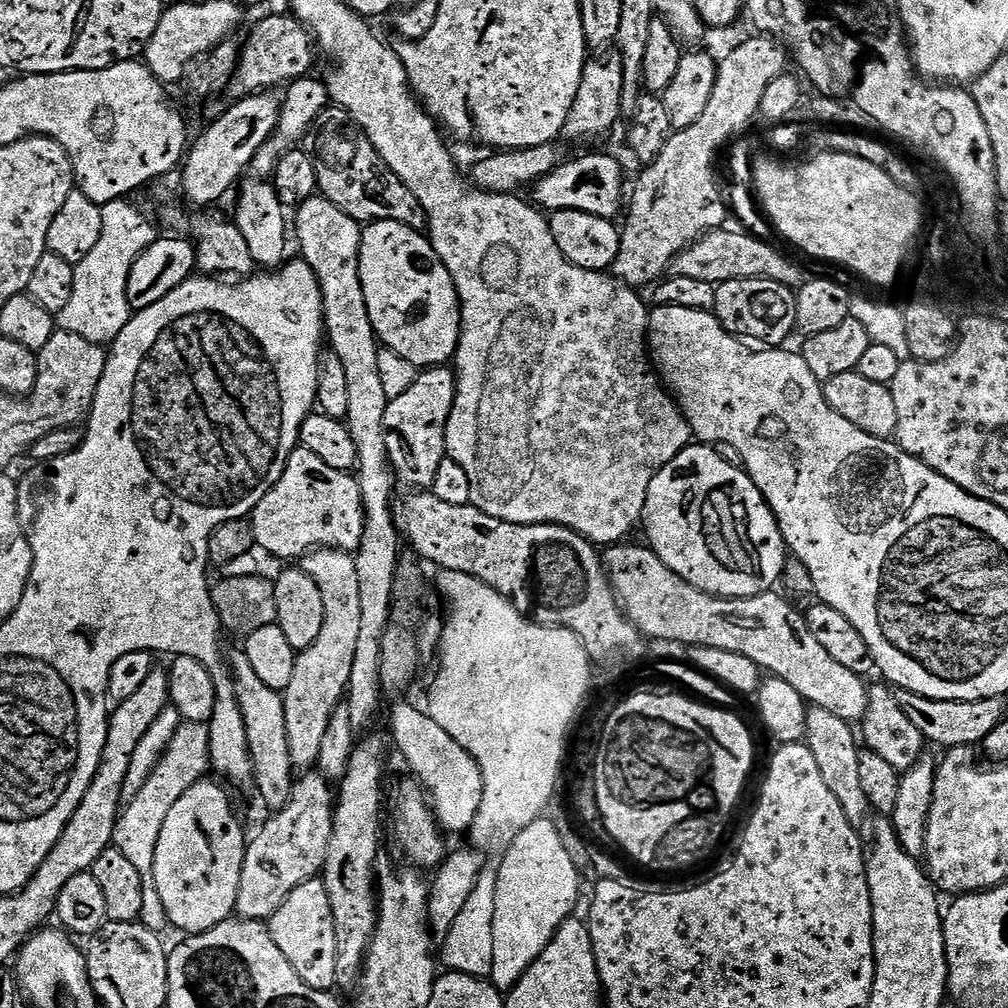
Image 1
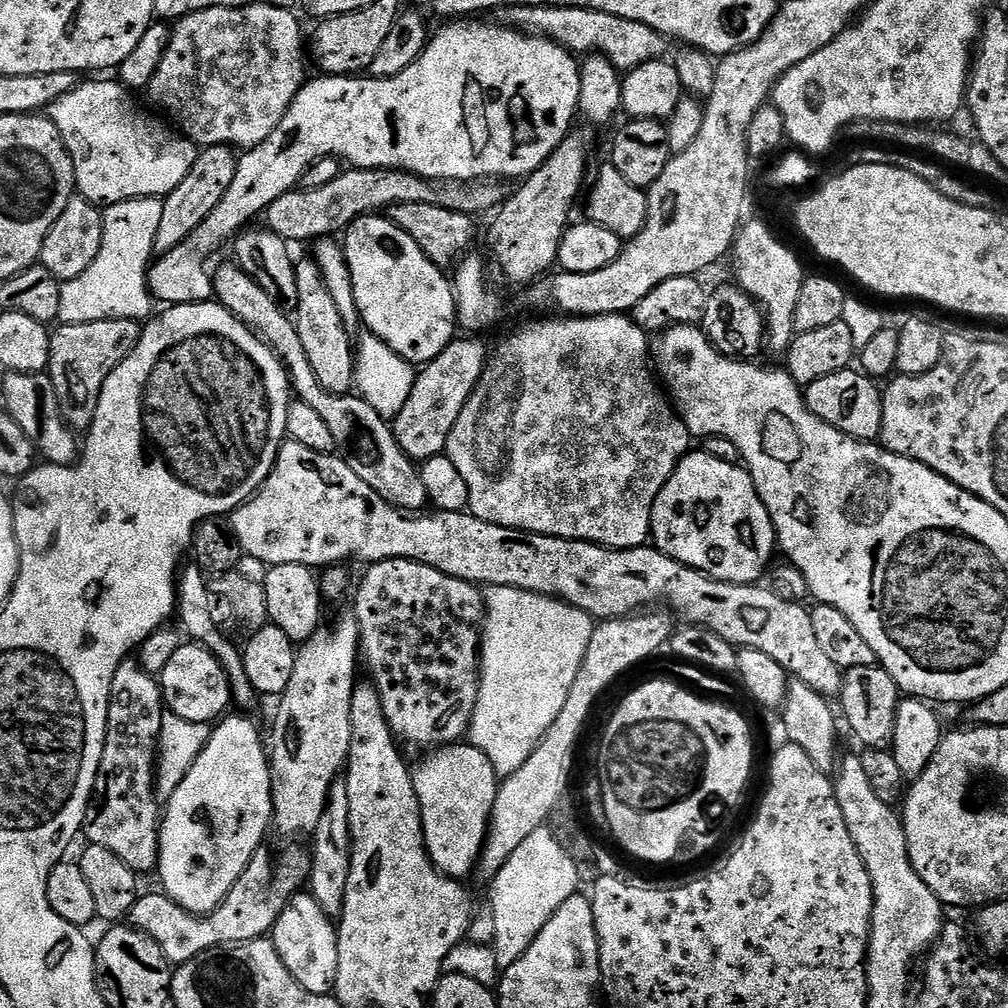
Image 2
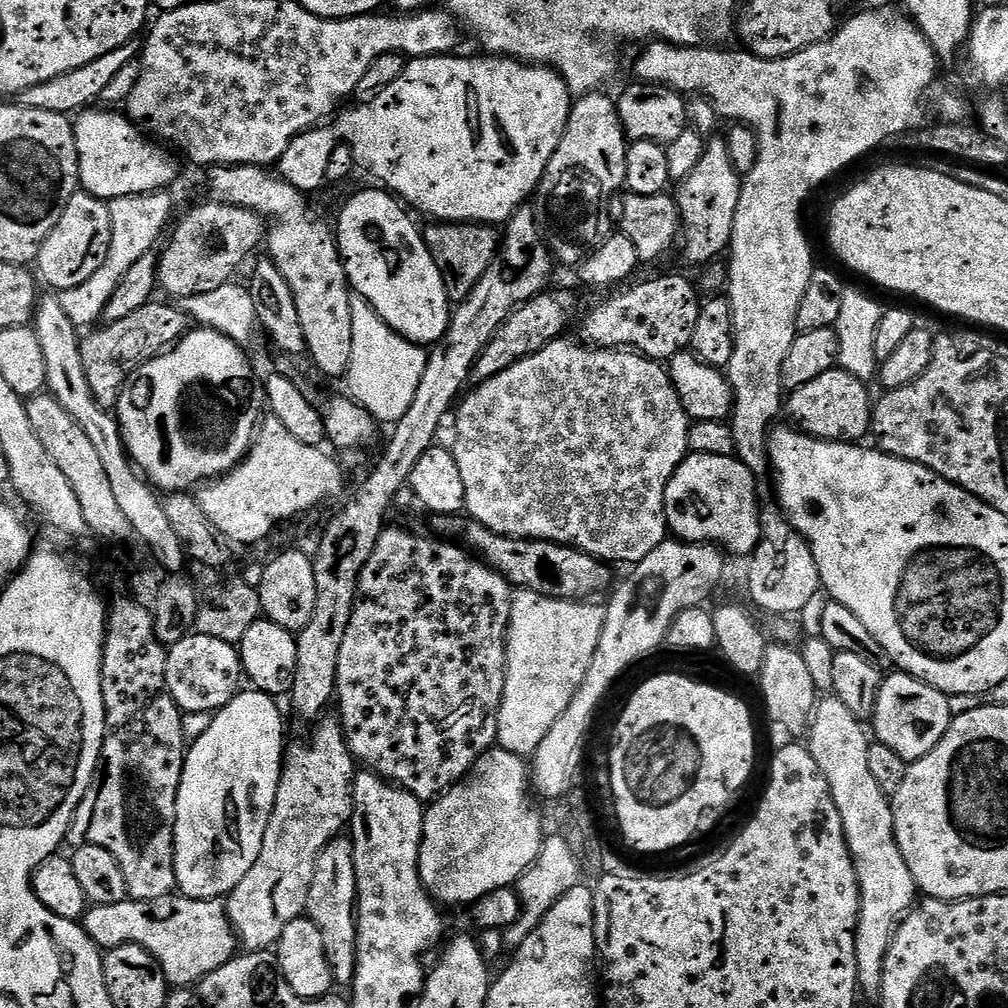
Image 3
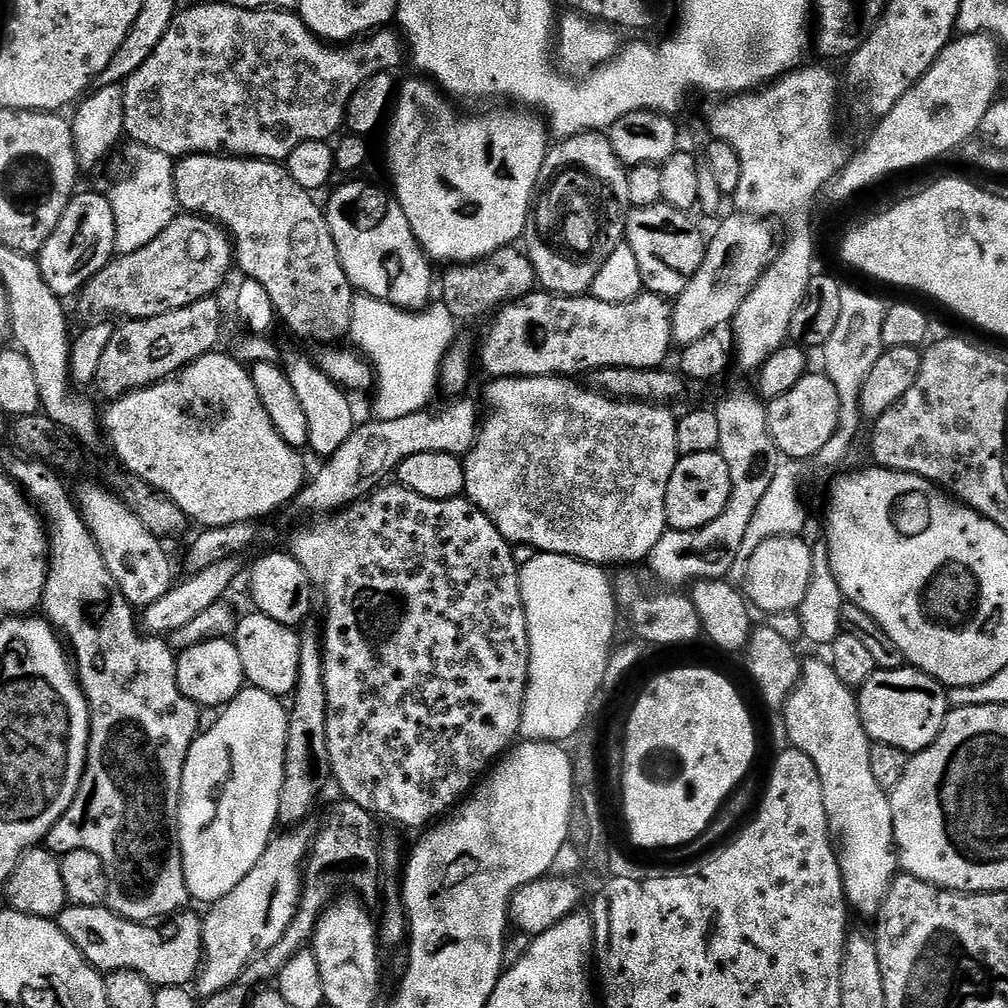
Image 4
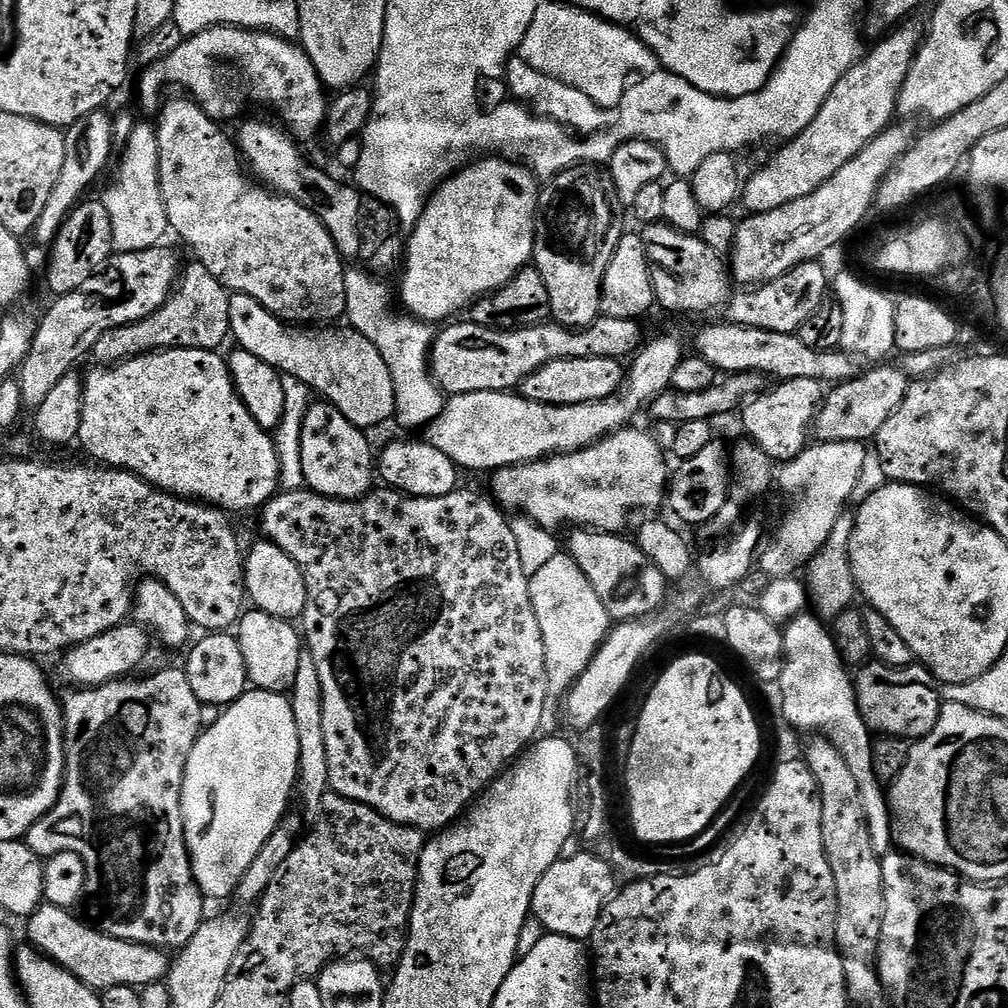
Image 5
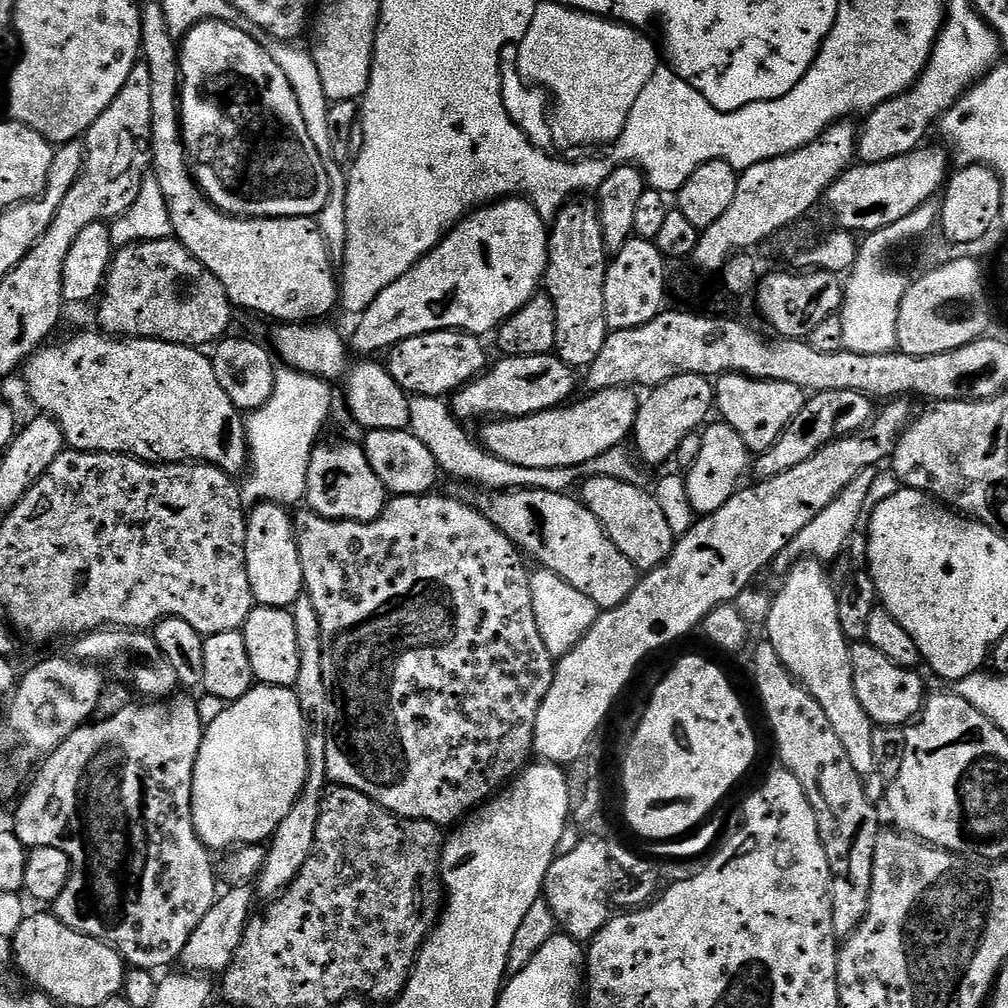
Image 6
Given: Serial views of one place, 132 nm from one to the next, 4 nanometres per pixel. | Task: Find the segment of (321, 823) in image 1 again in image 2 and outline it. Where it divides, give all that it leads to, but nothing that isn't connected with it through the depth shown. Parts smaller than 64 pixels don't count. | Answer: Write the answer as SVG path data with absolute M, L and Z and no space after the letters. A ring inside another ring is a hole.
M261 846L250 858L246 870L242 870L242 878L234 882L230 894L226 894L224 901L213 912L188 912L156 891L145 896L144 893L137 895L127 919L131 927L154 938L154 942L162 946L162 954L166 954L169 964L179 966L211 948L239 946L247 940L267 937L284 905L305 887L311 865L312 857L307 847L288 848L277 858L275 868L267 847Z

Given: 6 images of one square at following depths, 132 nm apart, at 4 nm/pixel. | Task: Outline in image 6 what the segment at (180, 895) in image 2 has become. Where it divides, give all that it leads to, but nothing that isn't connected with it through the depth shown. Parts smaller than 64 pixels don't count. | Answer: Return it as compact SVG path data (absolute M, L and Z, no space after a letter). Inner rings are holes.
M257 683L242 698L231 701L227 708L222 710L222 714L205 727L204 741L200 747L198 762L194 766L194 782L192 783L192 817L201 842L210 850L217 850L216 848L231 850L245 844L263 845L274 834L274 830L278 830L278 822L282 822L282 818L286 818L286 814L290 814L290 806L294 806L294 802L306 782L307 773L306 734L302 726L302 709L298 706L295 691L292 688L275 688L269 684Z

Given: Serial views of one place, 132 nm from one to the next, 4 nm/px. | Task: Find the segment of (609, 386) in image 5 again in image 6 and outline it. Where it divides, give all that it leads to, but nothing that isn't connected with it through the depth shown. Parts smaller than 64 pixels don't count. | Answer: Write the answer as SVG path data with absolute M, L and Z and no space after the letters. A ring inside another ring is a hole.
M534 354L534 358L504 356L495 364L496 361L481 376L459 388L451 397L450 407L457 420L513 420L567 405L577 395L577 369L566 366L566 362L562 362L554 354Z

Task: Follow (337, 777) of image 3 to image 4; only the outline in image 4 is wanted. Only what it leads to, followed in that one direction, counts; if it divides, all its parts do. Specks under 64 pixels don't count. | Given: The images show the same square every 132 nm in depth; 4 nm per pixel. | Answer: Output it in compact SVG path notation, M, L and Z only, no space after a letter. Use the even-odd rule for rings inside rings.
M297 826L280 835L268 843L254 870L230 894L211 905L205 911L208 913L203 913L204 962L194 981L195 991L201 997L213 996L237 983L248 965L286 934L294 918L300 893L304 891L304 865L314 832L308 826Z

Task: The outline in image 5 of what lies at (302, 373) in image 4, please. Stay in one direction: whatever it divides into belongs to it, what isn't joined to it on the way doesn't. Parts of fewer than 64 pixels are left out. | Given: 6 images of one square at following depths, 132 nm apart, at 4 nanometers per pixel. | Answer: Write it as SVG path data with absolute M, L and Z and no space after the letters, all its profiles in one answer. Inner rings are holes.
M318 402L320 404L307 405L300 421L302 430L302 474L304 483L313 492L319 496L328 496L331 500L358 500L362 496L367 496L373 491L372 476L374 480L374 452L368 445L365 429L354 426L346 414L342 414L327 402Z

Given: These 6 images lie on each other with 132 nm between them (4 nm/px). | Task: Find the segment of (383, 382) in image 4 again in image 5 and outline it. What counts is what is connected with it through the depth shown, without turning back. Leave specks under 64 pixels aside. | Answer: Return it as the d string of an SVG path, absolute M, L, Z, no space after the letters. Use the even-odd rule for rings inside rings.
M349 267L344 274L348 307L347 323L365 335L378 348L389 367L396 399L395 423L400 423L404 428L427 429L428 424L442 414L446 399L445 393L441 392L430 375L429 345L427 343L396 344L400 340L400 335L407 330L409 321L399 311L396 313L388 309L388 288L380 281L383 279L361 268Z

